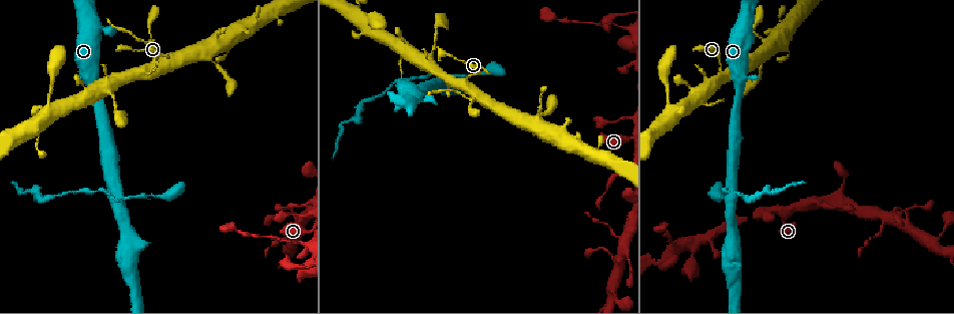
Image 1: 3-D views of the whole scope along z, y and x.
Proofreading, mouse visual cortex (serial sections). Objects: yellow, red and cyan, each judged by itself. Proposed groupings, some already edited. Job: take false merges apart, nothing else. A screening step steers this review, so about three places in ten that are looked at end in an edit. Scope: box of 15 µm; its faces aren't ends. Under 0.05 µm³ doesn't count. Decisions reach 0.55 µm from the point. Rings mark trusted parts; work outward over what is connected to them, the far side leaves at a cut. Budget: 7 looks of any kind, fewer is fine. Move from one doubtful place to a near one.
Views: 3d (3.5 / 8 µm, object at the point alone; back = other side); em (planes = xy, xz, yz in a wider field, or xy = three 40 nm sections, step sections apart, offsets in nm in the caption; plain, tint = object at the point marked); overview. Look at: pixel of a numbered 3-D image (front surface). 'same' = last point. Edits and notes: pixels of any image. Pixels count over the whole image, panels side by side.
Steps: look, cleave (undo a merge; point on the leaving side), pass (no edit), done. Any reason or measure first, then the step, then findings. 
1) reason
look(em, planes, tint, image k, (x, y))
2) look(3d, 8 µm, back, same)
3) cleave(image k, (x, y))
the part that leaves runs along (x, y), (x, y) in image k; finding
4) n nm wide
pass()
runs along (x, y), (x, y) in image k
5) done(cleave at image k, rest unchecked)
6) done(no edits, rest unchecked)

four-way junction
look(3d, 8 µm, image 1, (727, 198))

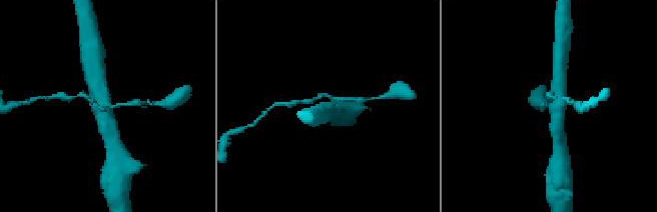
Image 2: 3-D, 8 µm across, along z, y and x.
look(em, xy, step 2, tint, image 2, (111, 106))

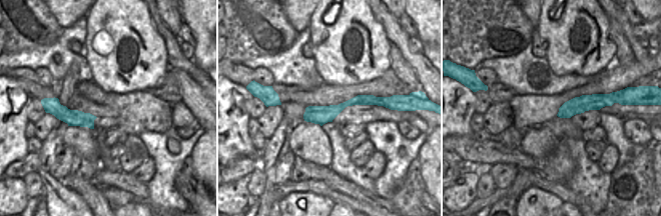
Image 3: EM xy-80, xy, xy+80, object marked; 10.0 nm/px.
arms of 150, 150, 500, 600 nm
cleave(image 2, (540, 105))
the part that leaves runs along (113, 107), (118, 104), (156, 104) in image 2; two cells meet here

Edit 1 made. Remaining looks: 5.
look(overview)

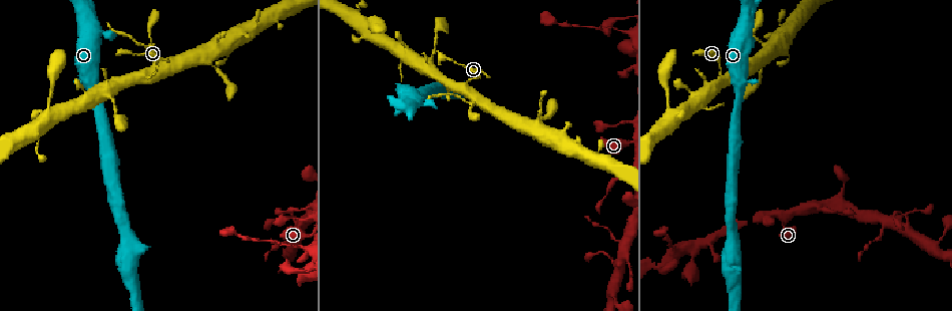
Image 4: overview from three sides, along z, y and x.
calibre changes
look(3d, 3.5 µm, image 4, (430, 60))

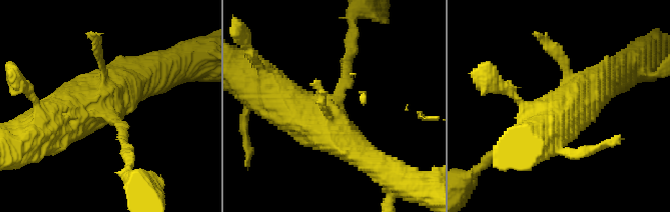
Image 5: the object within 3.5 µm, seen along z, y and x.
shape alone is not enough
look(em, xy, step 1, tint, image 5, (331, 106))

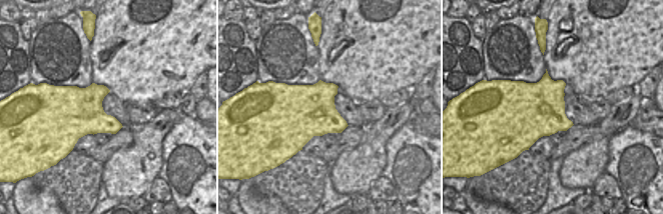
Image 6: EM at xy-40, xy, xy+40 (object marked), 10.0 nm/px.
pass()
runs along (367, 156), (262, 89) in image 5; all the same cell

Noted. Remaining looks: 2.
done(cleave at image 2, rest unchecked)

